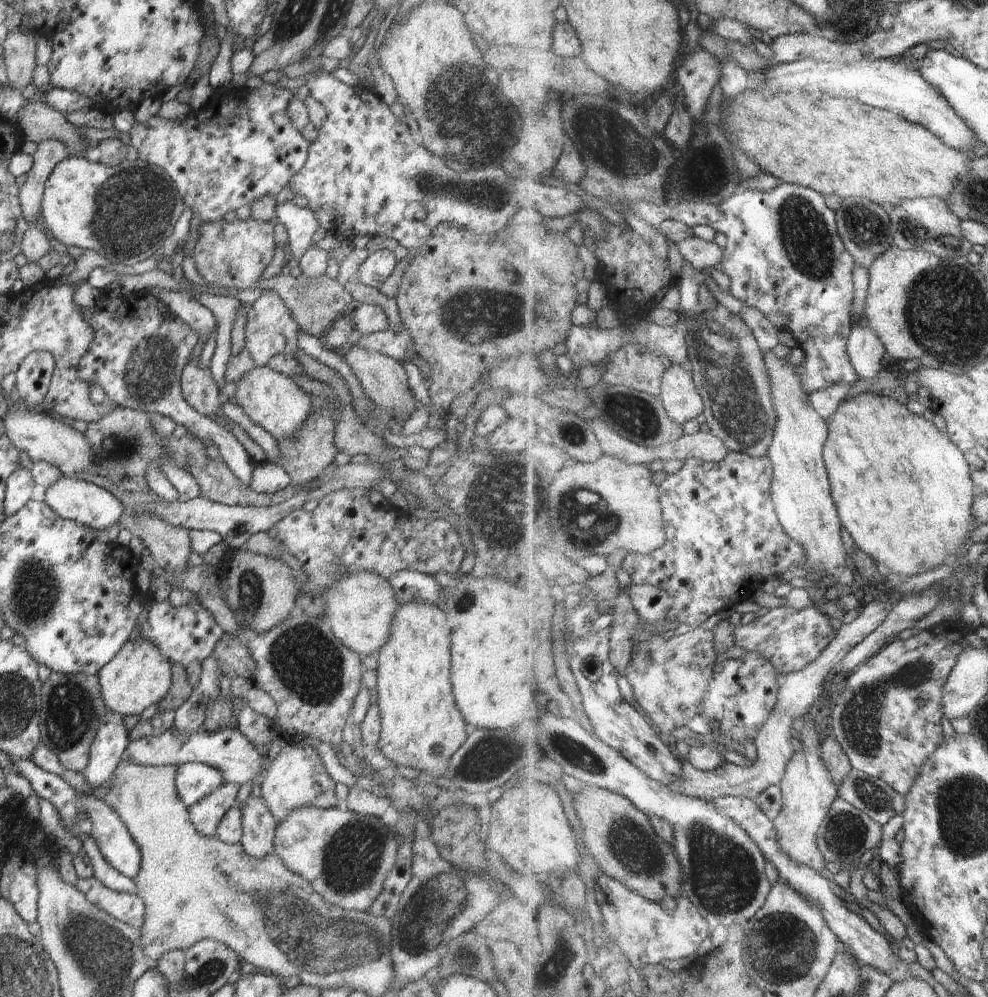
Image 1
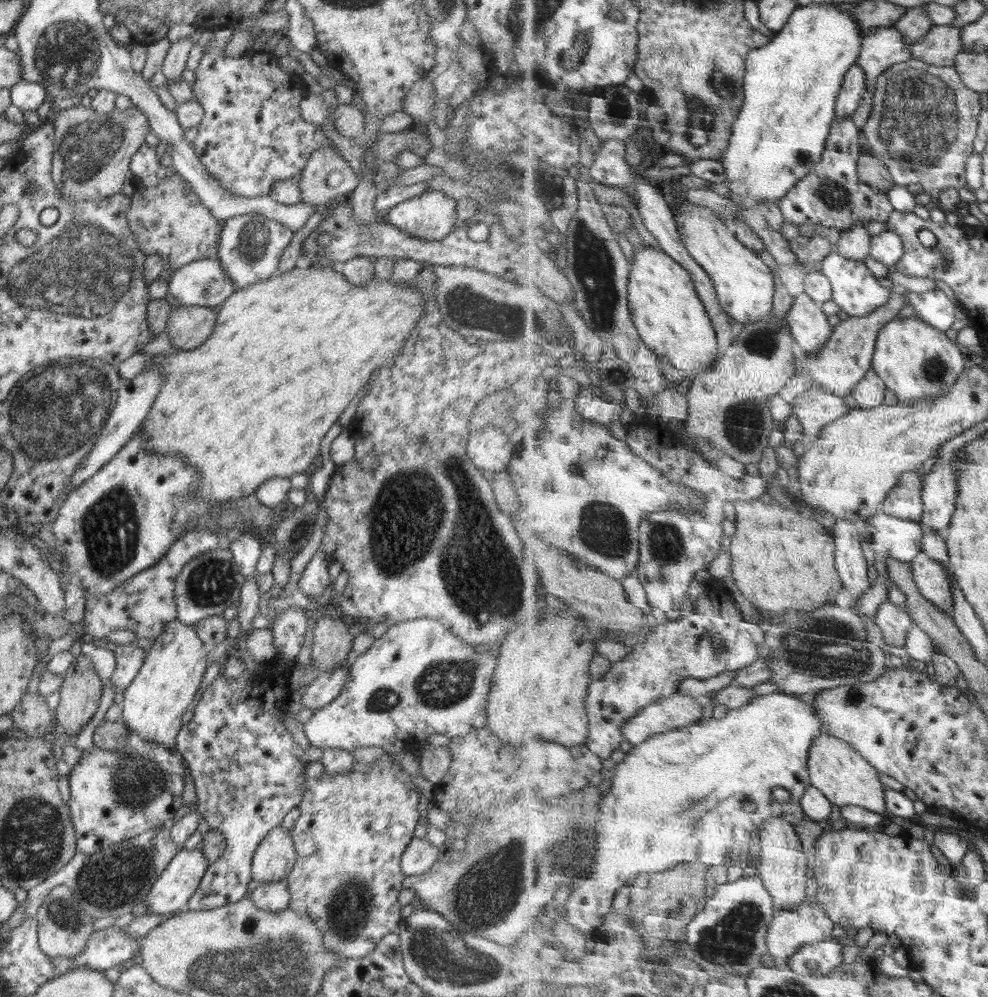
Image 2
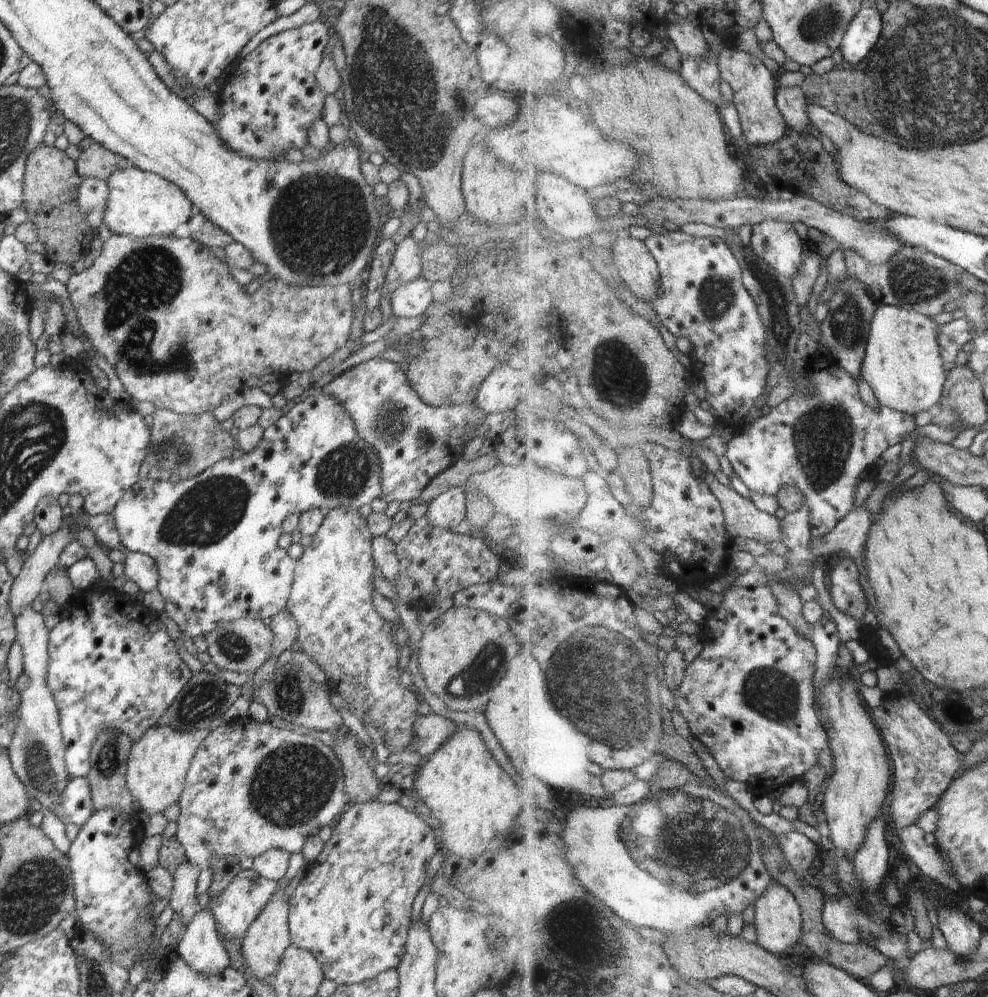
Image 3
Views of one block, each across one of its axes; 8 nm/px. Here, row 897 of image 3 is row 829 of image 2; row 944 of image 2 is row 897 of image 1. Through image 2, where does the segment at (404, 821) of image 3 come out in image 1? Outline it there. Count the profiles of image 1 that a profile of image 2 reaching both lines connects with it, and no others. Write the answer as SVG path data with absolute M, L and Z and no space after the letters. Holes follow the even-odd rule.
M298 807L297 809L290 811L289 815L286 815L286 818L281 820L281 823L277 822L275 835L273 836L273 845L275 853L282 859L282 862L294 874L297 874L299 877L304 878L307 883L310 883L311 887L320 896L323 896L327 903L339 906L340 908L349 911L369 912L370 906L372 906L372 903L377 899L378 894L380 894L380 891L382 890L387 874L396 862L398 843L395 839L395 834L395 828L386 826L380 819L371 816L359 815L350 811L343 812L335 809L334 807L327 809L318 807Z

